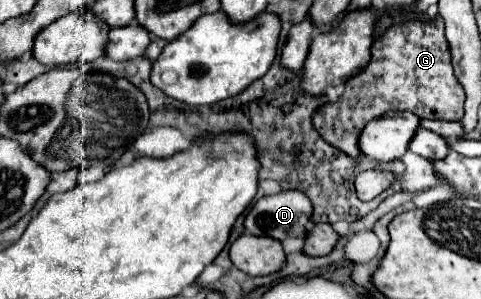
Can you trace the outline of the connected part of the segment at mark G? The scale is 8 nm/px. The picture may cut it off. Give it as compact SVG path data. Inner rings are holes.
M437 16L433 22L401 22L391 26L381 38L371 46L371 62L357 76L347 80L345 94L335 102L323 106L313 124L317 132L335 148L357 158L361 128L373 118L383 116L389 110L407 110L419 118L431 120L459 120L463 116L465 92L453 74L451 50L445 38L443 20ZM401 58L401 62L393 62Z

